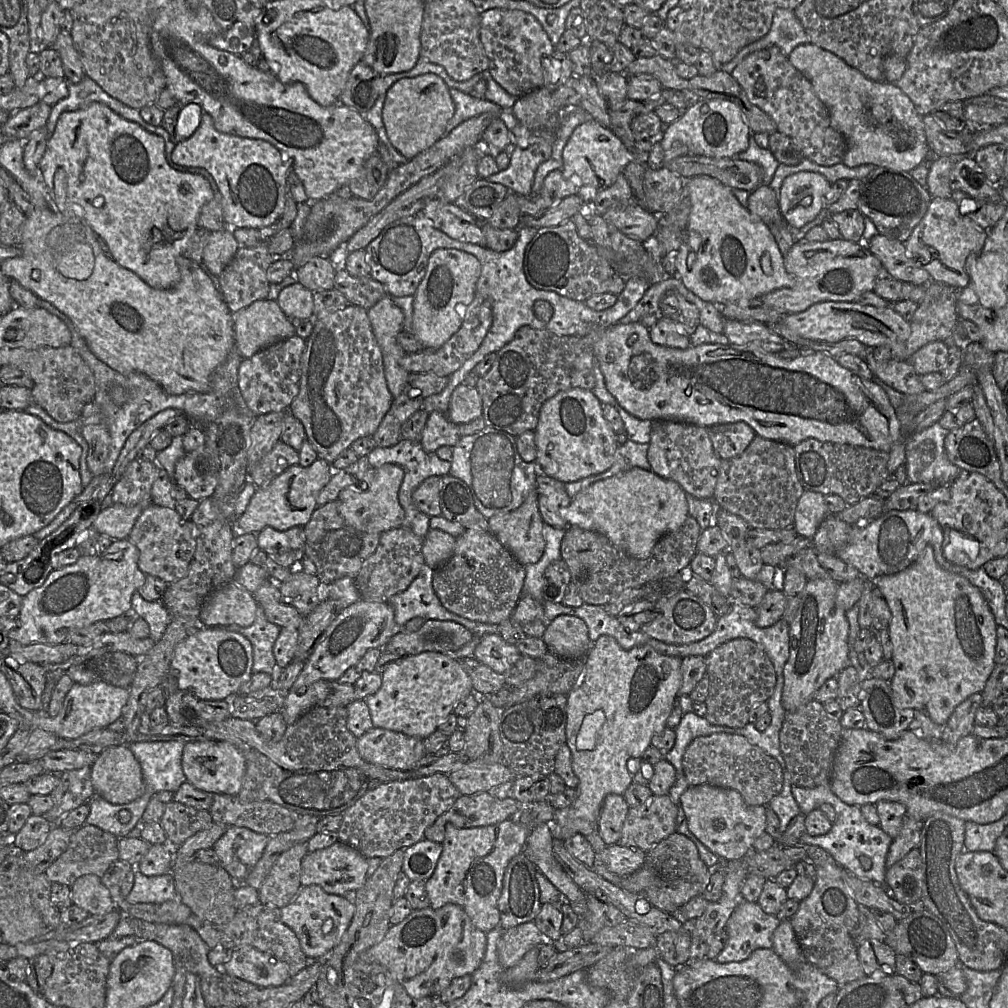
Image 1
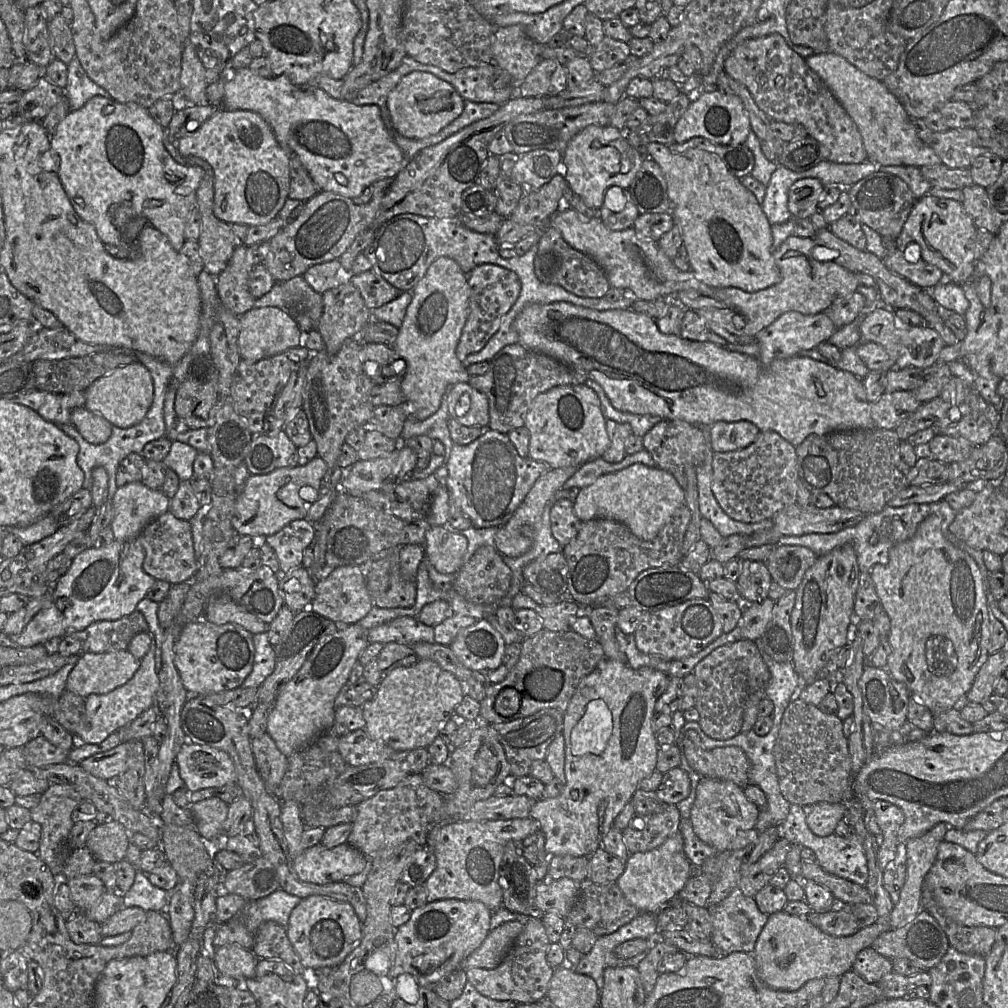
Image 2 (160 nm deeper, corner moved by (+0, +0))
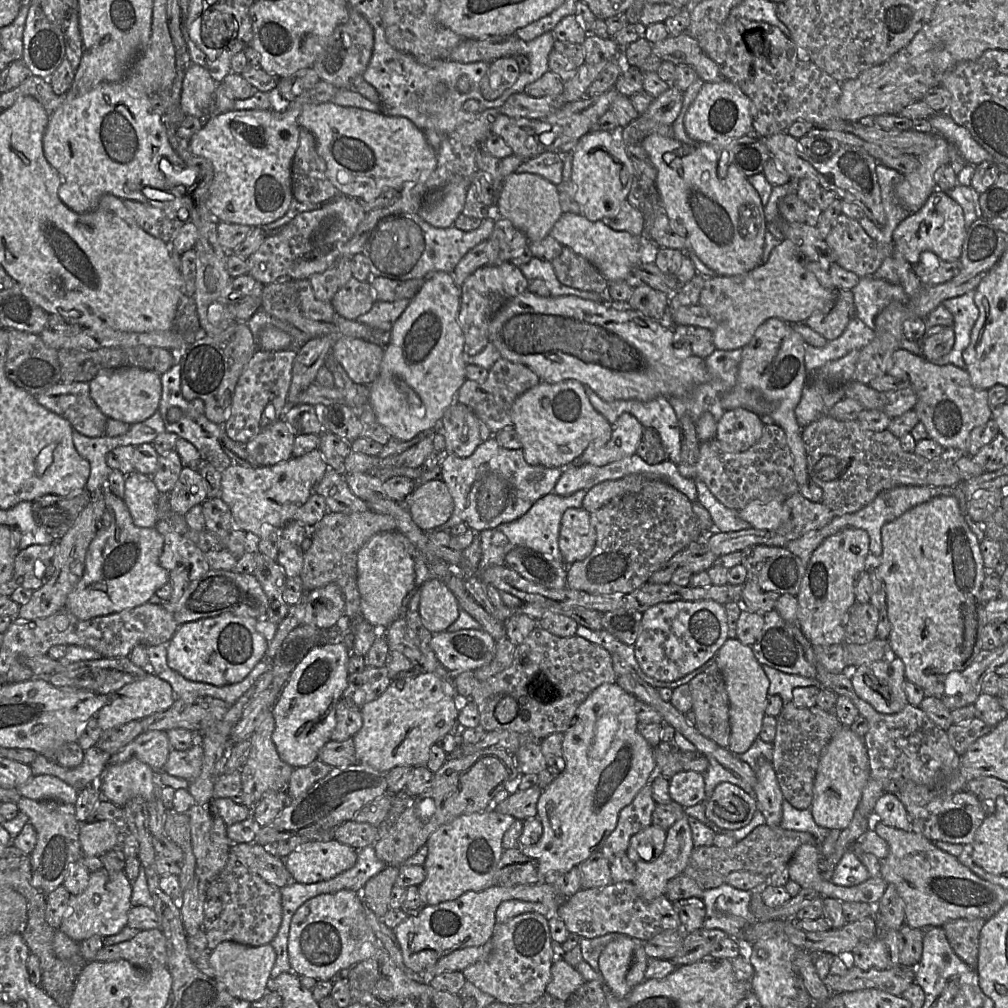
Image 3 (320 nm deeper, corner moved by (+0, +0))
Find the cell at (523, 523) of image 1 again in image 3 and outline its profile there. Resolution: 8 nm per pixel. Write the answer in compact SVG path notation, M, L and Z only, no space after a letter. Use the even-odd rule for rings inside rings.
M623 413L612 425L610 440L603 447L590 444L575 463L604 466L636 454L644 427L630 413Z

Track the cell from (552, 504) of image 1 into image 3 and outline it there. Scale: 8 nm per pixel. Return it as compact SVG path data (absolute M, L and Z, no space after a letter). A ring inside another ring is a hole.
M581 508L567 509L561 519L560 533L559 533L559 548L566 564L573 564L574 562L584 560L595 547L596 531L590 522L590 513Z

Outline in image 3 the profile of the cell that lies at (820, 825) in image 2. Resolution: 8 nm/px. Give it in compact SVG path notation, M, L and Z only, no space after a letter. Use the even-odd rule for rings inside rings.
M842 727L822 751L816 770L811 805L816 824L829 830L848 827L870 778L869 758L863 738L849 727Z

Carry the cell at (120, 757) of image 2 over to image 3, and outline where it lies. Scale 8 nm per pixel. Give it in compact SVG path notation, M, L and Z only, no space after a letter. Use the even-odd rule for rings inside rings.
M145 731L124 748L112 754L109 764L118 764L137 758L148 764L155 772L159 772L171 750L166 731Z

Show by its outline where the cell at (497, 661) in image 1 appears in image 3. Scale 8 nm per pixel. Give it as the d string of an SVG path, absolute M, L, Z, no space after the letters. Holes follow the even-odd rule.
M463 629L433 634L430 647L452 674L476 669L494 658L496 641L484 630Z

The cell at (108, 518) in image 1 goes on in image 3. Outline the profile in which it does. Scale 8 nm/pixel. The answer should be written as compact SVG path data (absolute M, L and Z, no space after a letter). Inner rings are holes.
M134 471L125 478L124 502L134 524L142 528L153 528L158 523L156 502L159 496L152 478Z

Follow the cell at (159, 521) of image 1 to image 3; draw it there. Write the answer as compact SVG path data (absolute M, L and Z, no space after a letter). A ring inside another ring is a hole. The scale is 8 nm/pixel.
M158 521L155 528L164 539L159 557L162 568L168 572L184 569L191 582L211 570L203 552L191 540L174 531L165 521Z

